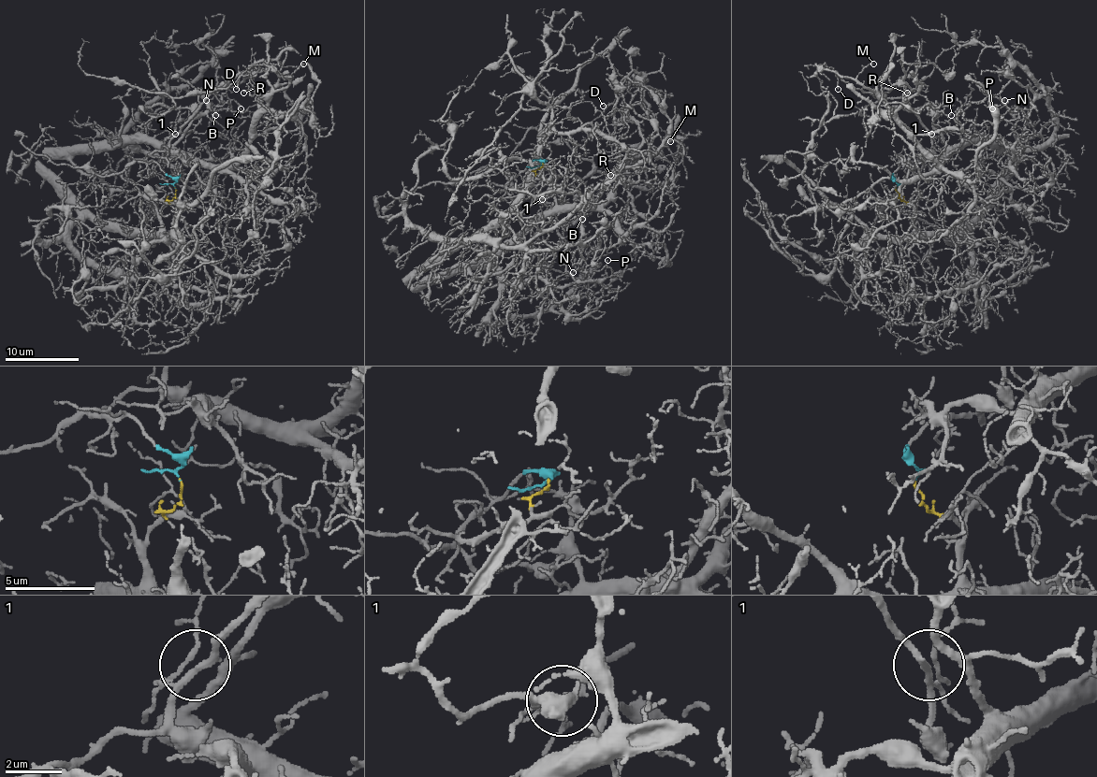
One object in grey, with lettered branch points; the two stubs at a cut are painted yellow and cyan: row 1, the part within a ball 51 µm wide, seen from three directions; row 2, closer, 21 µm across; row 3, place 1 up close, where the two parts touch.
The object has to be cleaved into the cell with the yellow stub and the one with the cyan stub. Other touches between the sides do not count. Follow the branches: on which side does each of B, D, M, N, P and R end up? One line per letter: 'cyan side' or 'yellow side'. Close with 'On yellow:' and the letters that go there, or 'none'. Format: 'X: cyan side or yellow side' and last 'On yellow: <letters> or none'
B: yellow side
D: cyan side
M: yellow side
N: yellow side
P: yellow side
R: yellow side
On yellow: B, M, N, P, R

